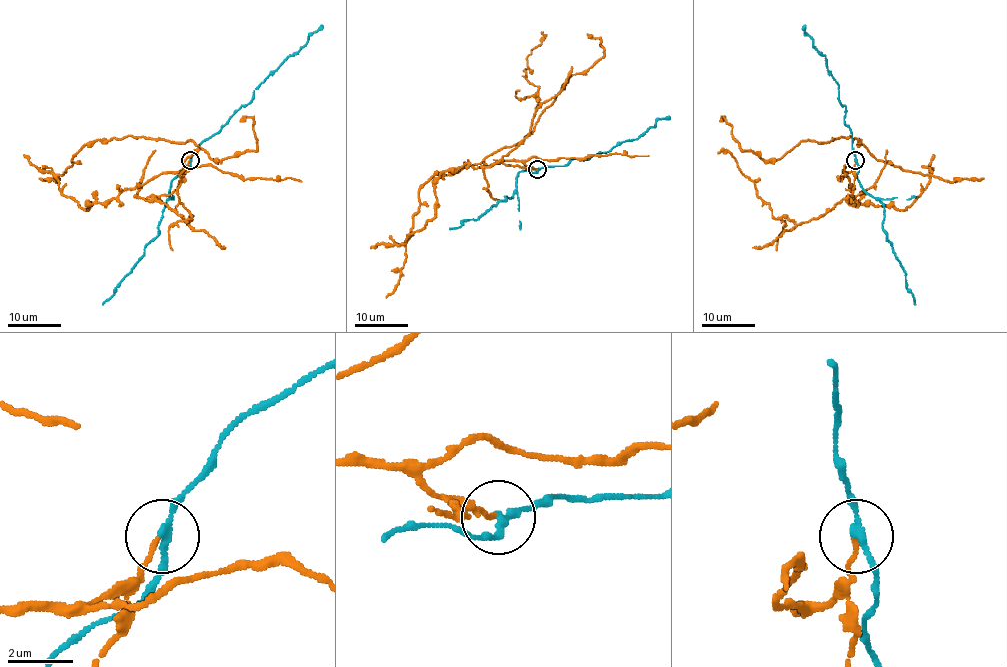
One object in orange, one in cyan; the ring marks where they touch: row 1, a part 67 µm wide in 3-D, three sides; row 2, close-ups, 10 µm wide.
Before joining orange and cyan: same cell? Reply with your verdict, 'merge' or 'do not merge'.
do not merge

